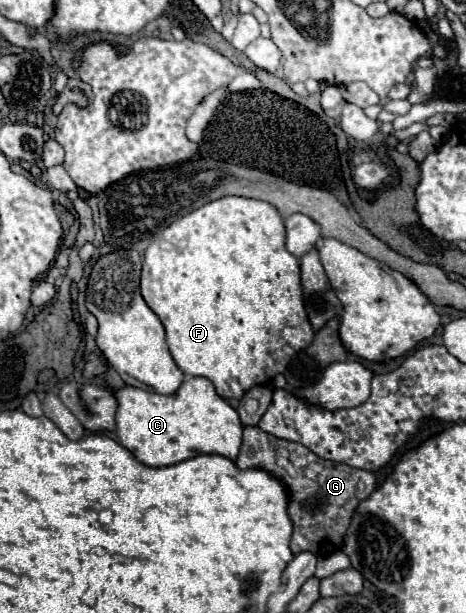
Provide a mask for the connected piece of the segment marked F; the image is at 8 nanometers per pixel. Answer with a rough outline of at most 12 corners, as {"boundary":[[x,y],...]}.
{"boundary":[[227,195],[157,235],[141,295],[223,399],[309,347],[279,211]]}

